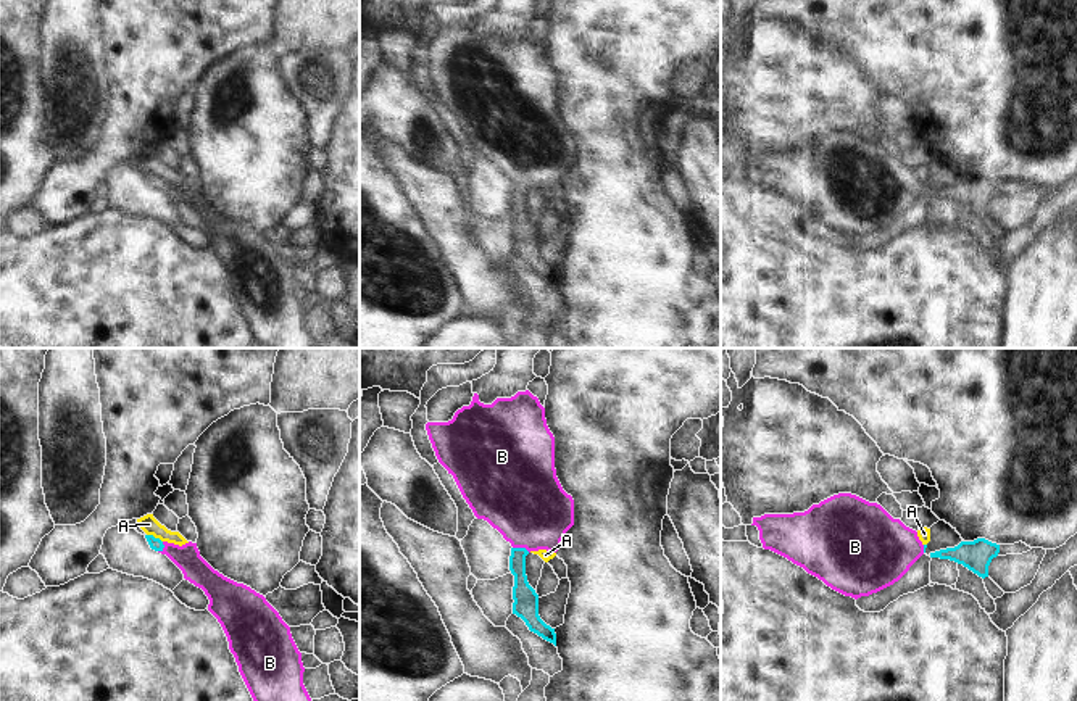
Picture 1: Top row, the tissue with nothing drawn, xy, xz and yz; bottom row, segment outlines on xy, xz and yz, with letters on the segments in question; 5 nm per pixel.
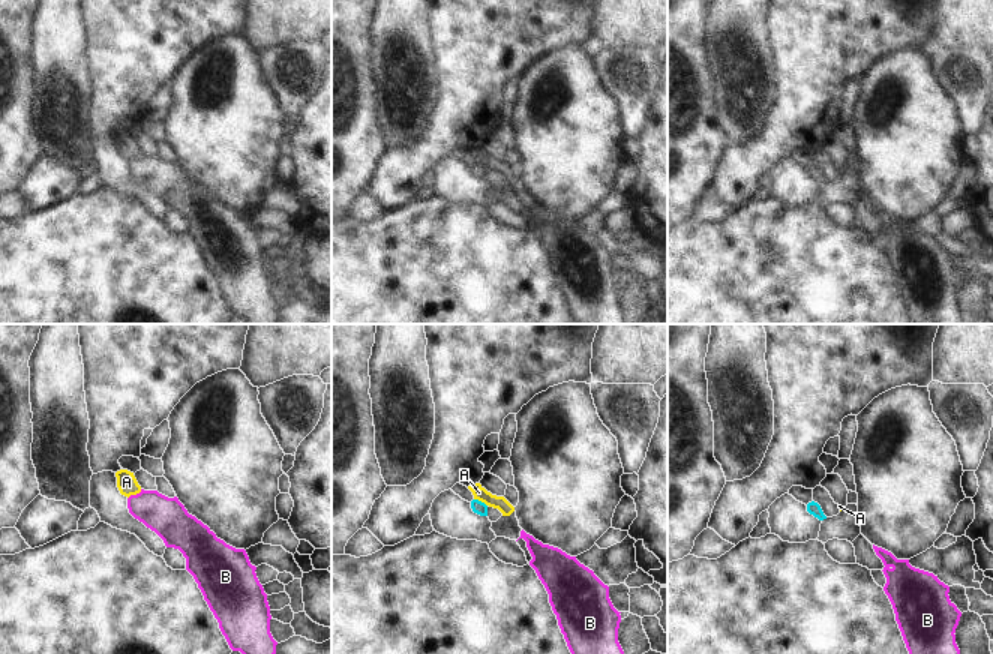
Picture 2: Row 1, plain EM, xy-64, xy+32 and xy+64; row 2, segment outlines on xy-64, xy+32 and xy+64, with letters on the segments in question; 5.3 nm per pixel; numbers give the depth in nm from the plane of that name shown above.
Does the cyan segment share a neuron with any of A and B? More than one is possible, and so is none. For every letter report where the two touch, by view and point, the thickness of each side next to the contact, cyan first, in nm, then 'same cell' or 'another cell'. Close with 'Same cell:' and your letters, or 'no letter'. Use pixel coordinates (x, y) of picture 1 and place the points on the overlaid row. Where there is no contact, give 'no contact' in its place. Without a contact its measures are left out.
A: contact xy (153, 537); calibres 60 and 90 nm; another cell
B: contact xz (521, 548); calibres 120 and 400 nm; same cell
Same cell: B

